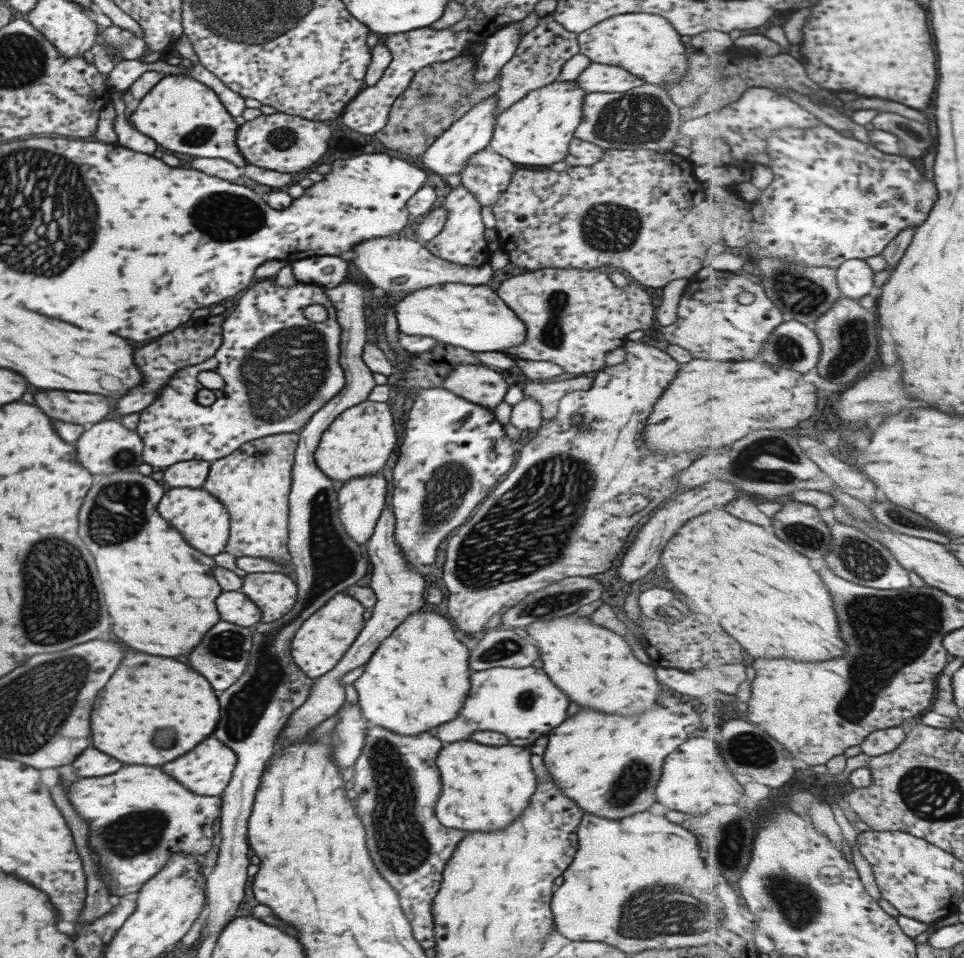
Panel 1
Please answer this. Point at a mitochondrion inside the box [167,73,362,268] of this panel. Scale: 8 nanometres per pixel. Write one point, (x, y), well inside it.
(222, 216)

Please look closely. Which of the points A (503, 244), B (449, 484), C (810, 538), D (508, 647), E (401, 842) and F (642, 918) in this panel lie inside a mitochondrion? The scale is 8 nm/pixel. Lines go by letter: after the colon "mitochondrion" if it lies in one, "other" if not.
A: other
B: mitochondrion
C: mitochondrion
D: mitochondrion
E: mitochondrion
F: mitochondrion

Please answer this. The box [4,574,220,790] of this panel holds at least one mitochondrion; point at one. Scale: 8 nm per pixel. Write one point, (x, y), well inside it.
(166, 739)

